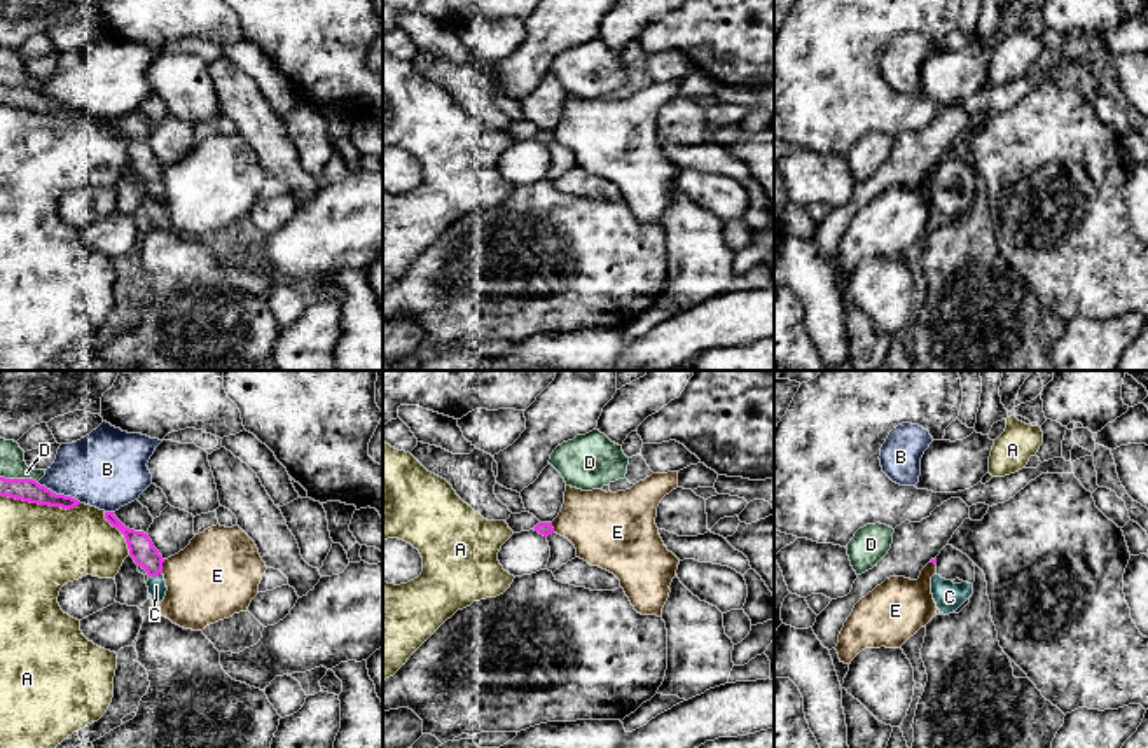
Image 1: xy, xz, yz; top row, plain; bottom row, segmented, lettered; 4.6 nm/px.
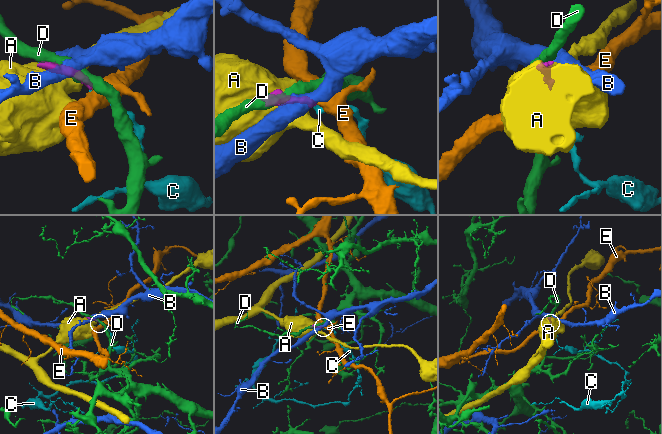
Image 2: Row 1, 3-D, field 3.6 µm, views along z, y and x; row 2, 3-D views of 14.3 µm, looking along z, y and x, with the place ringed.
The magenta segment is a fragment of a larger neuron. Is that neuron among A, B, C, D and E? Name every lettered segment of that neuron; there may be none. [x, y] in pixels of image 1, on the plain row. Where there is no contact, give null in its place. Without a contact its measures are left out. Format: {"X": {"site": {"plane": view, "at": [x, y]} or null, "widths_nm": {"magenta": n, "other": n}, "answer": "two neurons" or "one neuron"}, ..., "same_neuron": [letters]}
{"A": {"site": {"plane": "xy", "at": [41, 112]}, "widths_nm": {"magenta": 110, "other": 380}, "answer": "two neurons"}, "B": {"site": {"plane": "xy", "at": [60, 103]}, "widths_nm": {"magenta": 110, "other": 360}, "answer": "two neurons"}, "C": {"site": {"plane": "xy", "at": [154, 184]}, "widths_nm": {"magenta": 120, "other": 80}, "answer": "one neuron"}, "D": {"site": {"plane": "xy", "at": [20, 88]}, "widths_nm": {"magenta": 110, "other": 120}, "answer": "two neurons"}, "E": {"site": {"plane": "xy", "at": [161, 175]}, "widths_nm": {"magenta": 120, "other": 380}, "answer": "two neurons"}, "same_neuron": ["C"]}

